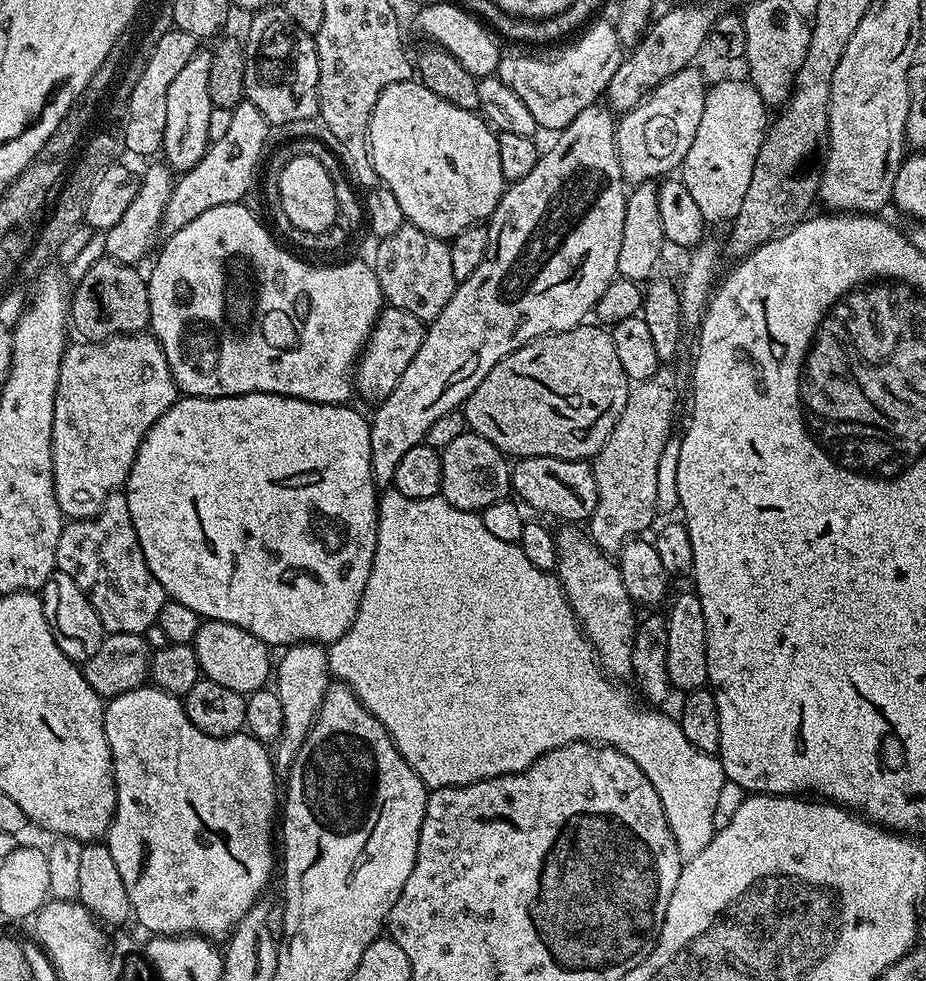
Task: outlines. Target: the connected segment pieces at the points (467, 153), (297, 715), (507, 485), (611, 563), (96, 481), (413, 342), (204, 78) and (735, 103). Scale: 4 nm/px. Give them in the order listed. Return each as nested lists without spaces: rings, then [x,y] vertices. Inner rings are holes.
[[[407,80],[394,86],[386,86],[386,90],[382,90],[382,94],[374,106],[374,114],[370,118],[366,152],[372,155],[372,168],[376,171],[377,178],[380,179],[377,181],[383,187],[390,189],[394,194],[394,198],[398,198],[398,206],[402,206],[402,214],[405,221],[418,226],[418,230],[422,230],[426,234],[436,236],[439,240],[451,241],[453,236],[462,234],[462,230],[487,221],[491,217],[492,211],[498,206],[498,202],[504,196],[506,181],[502,178],[502,165],[498,158],[498,142],[496,138],[497,133],[494,131],[492,124],[479,111],[462,110],[462,106],[454,106],[450,102],[438,98],[438,94],[426,90],[424,84]]]
[[[290,644],[283,652],[284,657],[281,660],[279,657],[274,668],[274,691],[278,694],[278,702],[282,702],[282,730],[271,745],[270,755],[277,773],[287,774],[292,769],[294,758],[298,758],[298,750],[302,750],[302,742],[306,742],[306,734],[316,721],[322,698],[326,698],[330,673],[325,645]]]
[[[466,430],[450,442],[440,452],[442,458],[442,486],[440,495],[450,506],[458,510],[483,512],[486,506],[494,506],[494,502],[509,499],[512,492],[512,469],[509,457],[494,446],[494,442],[486,442],[476,432]]]
[[[564,526],[561,532],[557,531],[555,533],[556,538],[556,549],[559,554],[558,561],[558,579],[562,587],[564,587],[564,594],[568,598],[568,605],[574,610],[574,614],[576,615],[576,619],[580,621],[584,635],[587,636],[588,640],[592,643],[592,651],[596,653],[596,659],[600,661],[601,668],[604,669],[607,675],[613,678],[624,678],[620,676],[632,676],[634,672],[634,661],[632,659],[632,640],[636,636],[636,629],[638,627],[638,615],[636,616],[636,612],[638,613],[637,605],[632,603],[632,599],[630,598],[630,594],[626,590],[626,586],[622,582],[622,574],[620,573],[617,561],[613,559],[609,553],[604,552],[598,547],[595,542],[593,542],[591,535],[583,527],[580,526]]]
[[[151,334],[112,336],[99,342],[72,342],[65,347],[54,398],[52,473],[58,506],[68,520],[90,519],[109,494],[123,489],[142,438],[177,399],[176,379],[166,362],[166,354]]]
[[[391,306],[380,309],[380,317],[372,329],[359,360],[354,365],[354,388],[368,400],[379,402],[384,400],[398,386],[398,378],[406,371],[406,366],[418,354],[418,346],[422,346],[426,331],[425,321],[414,318],[414,314],[406,314],[406,310],[398,310]]]
[[[198,50],[186,67],[170,82],[170,90],[166,90],[166,126],[164,127],[163,163],[173,173],[183,174],[208,153],[210,130],[210,58],[211,51]]]
[[[746,78],[722,80],[705,91],[702,119],[681,164],[680,179],[707,223],[730,222],[741,209],[767,132],[766,111],[764,99]]]

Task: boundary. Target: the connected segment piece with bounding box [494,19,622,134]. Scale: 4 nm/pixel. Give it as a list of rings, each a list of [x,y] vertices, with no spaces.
[[[599,20],[589,23],[563,46],[541,51],[544,52],[541,56],[535,56],[532,50],[508,50],[512,52],[501,55],[494,76],[514,90],[519,101],[530,110],[537,129],[549,128],[552,134],[559,133],[561,128],[570,126],[582,110],[607,93],[610,78],[614,78],[614,70],[618,70],[622,59],[622,45],[615,23]]]

